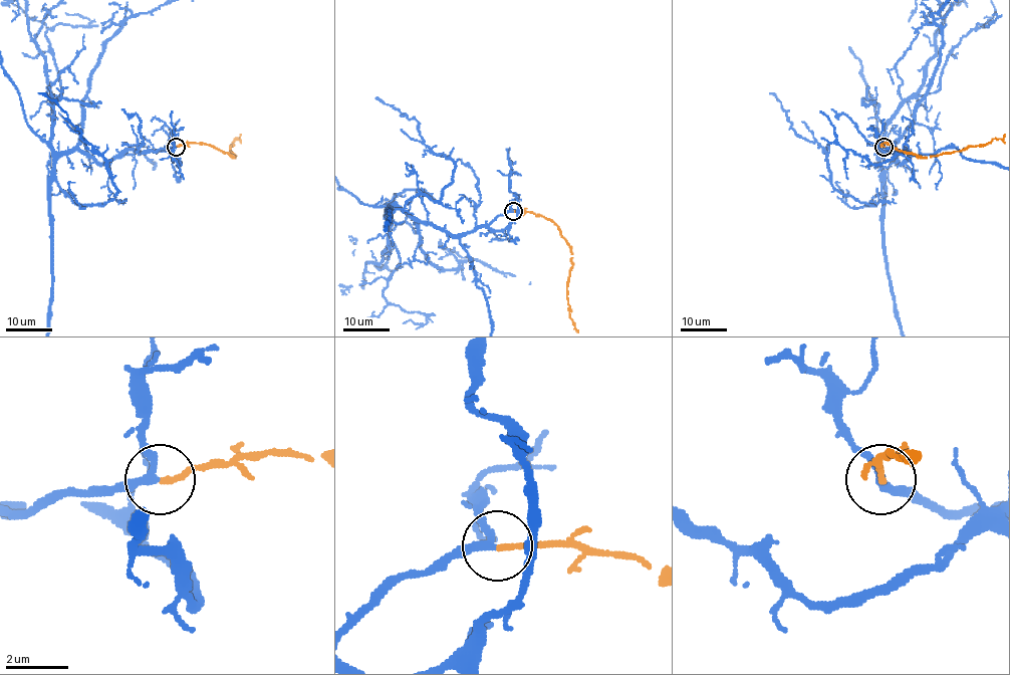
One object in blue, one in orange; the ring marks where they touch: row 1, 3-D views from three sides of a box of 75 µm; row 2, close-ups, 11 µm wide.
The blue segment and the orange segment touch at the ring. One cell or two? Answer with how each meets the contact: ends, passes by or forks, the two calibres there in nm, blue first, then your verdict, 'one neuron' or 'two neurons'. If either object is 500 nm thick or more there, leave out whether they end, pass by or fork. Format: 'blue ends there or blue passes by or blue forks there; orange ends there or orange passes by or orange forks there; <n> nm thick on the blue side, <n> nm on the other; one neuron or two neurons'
blue passes by; orange ends there; 220 nm thick on the blue side, 180 nm on the other; one neuron

